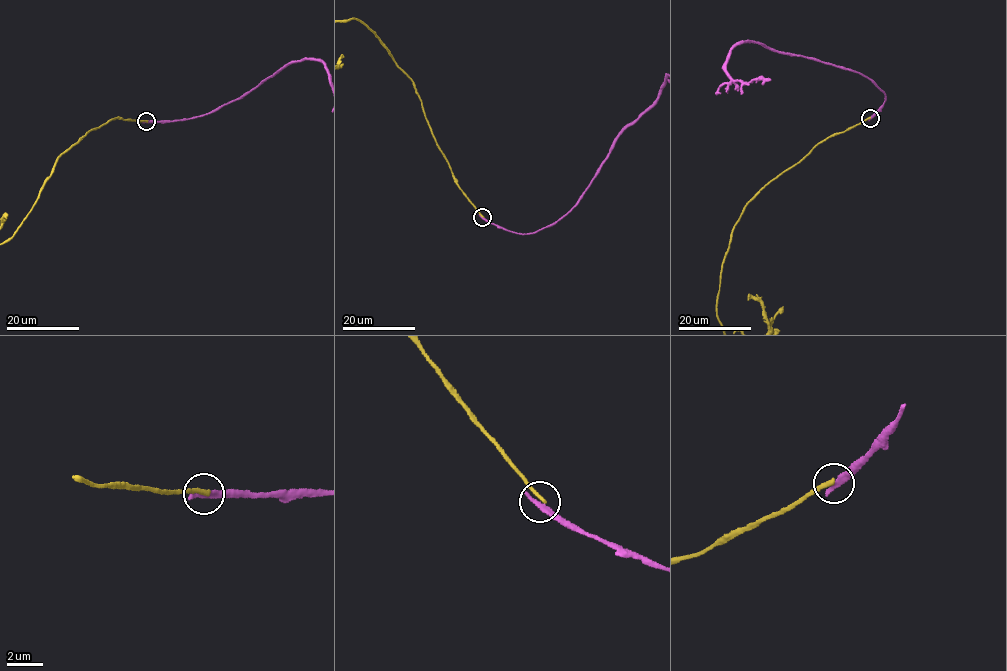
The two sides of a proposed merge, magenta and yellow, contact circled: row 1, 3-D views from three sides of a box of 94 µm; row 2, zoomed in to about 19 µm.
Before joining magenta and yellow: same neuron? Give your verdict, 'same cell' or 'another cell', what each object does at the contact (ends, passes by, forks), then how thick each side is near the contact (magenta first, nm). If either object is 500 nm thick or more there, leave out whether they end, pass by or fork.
another cell; magenta ends; yellow ends; calibres 340 and 240 nm

